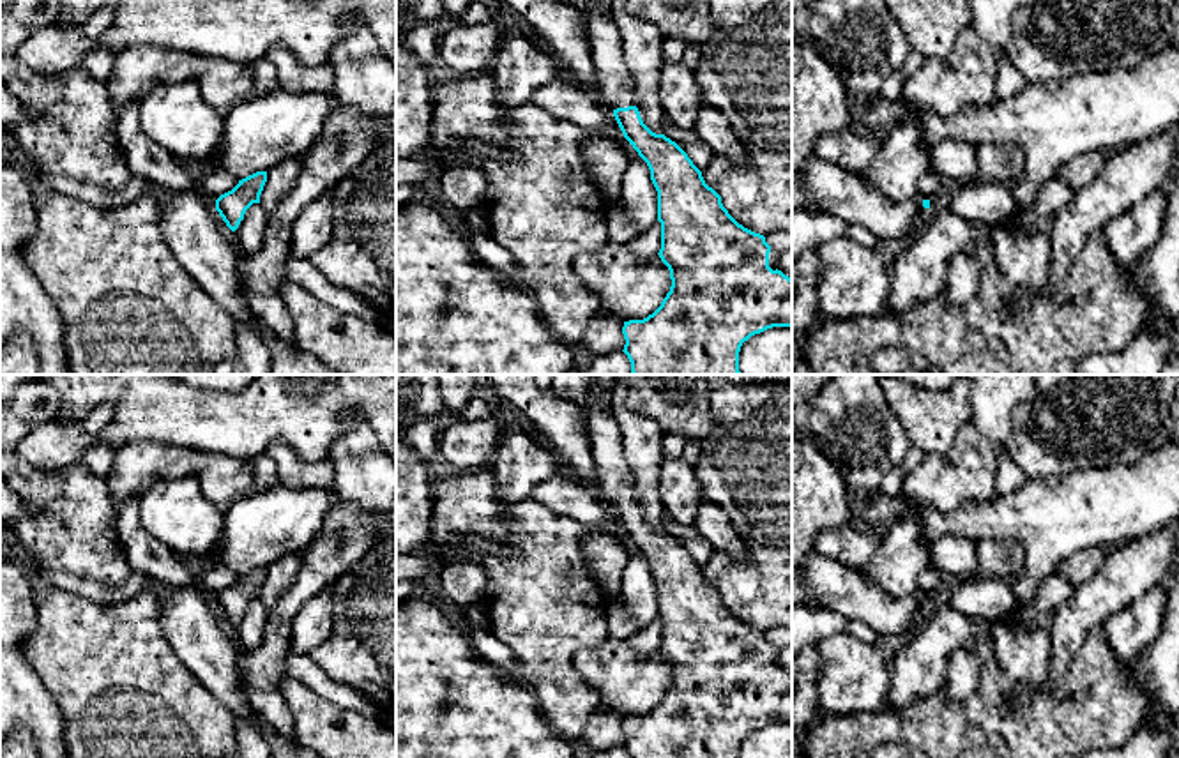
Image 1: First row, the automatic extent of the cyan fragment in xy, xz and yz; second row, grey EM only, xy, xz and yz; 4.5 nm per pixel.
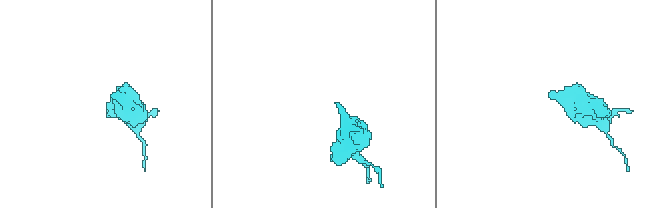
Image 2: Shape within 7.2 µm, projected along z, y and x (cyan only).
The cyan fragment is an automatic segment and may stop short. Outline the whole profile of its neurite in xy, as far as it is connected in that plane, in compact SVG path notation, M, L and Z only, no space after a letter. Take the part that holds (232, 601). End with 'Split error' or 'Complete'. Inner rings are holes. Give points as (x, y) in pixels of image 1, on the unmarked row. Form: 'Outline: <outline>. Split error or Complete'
Outline: M256 567L239 576L239 580L232 587L221 590L216 595L216 606L232 627L239 624L246 606L253 599L260 599L260 590L263 587L265 578L267 567Z. Complete

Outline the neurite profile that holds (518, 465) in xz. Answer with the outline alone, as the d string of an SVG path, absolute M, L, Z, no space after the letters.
M518 424L506 426L488 470L495 477L495 493L504 504L530 498L532 489L564 472L548 445L536 443Z

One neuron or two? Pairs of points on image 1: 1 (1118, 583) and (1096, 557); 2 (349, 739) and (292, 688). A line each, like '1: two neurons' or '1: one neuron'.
1: two neurons
2: one neuron

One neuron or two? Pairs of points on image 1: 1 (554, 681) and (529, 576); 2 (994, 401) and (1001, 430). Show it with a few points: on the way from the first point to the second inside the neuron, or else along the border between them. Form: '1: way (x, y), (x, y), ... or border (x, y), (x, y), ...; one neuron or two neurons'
1: way (545, 654), (543, 603); one neuron
2: way (994, 409), (996, 423); one neuron

